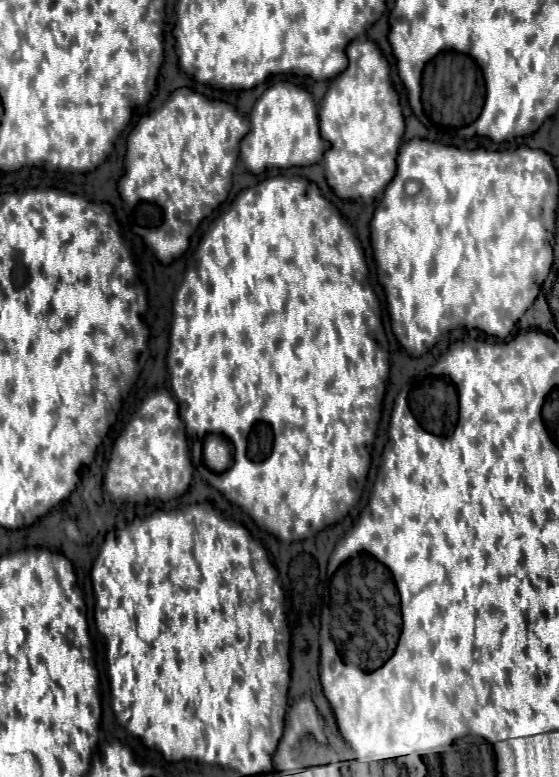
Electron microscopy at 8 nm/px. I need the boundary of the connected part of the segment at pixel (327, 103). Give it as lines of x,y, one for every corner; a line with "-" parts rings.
354,40
346,48
348,56
348,68
330,80
328,92
322,98
322,104
318,108
318,120
320,120
320,136
328,142
328,148
324,150
324,168
326,168
326,182
332,188
332,192
340,200
354,200
354,202
372,202
380,196
380,192
386,188
386,184
392,180
396,172
396,152
400,138
404,134
404,116
400,110
398,94
394,92
390,84
390,68
376,44
370,40

